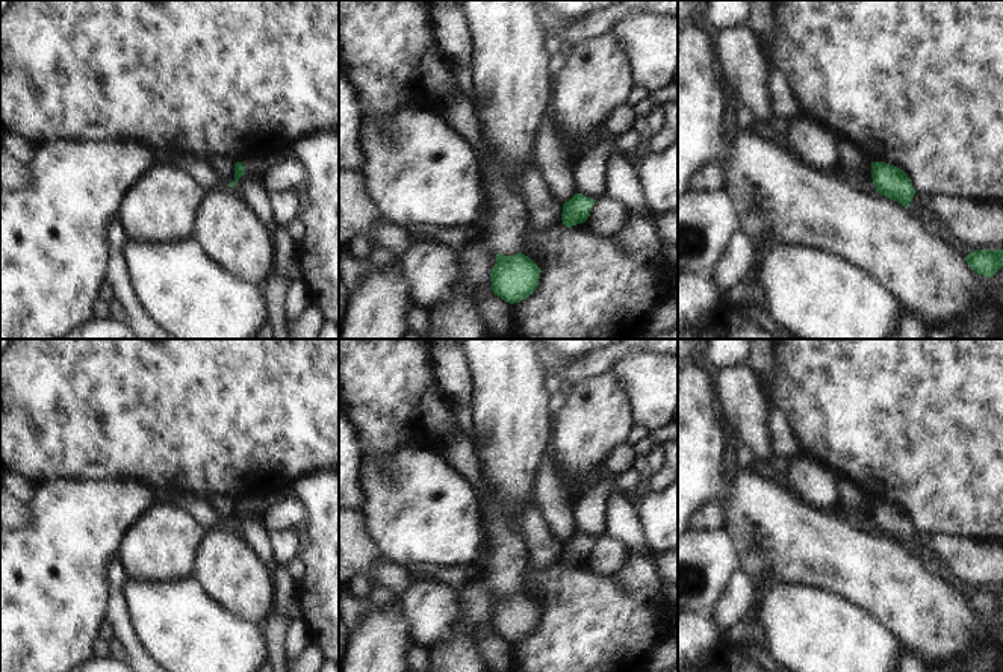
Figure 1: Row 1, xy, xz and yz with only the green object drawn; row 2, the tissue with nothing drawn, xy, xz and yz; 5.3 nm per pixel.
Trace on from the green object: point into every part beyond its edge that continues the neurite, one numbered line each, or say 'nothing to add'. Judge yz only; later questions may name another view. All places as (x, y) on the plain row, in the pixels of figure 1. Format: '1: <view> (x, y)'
nothing to add

